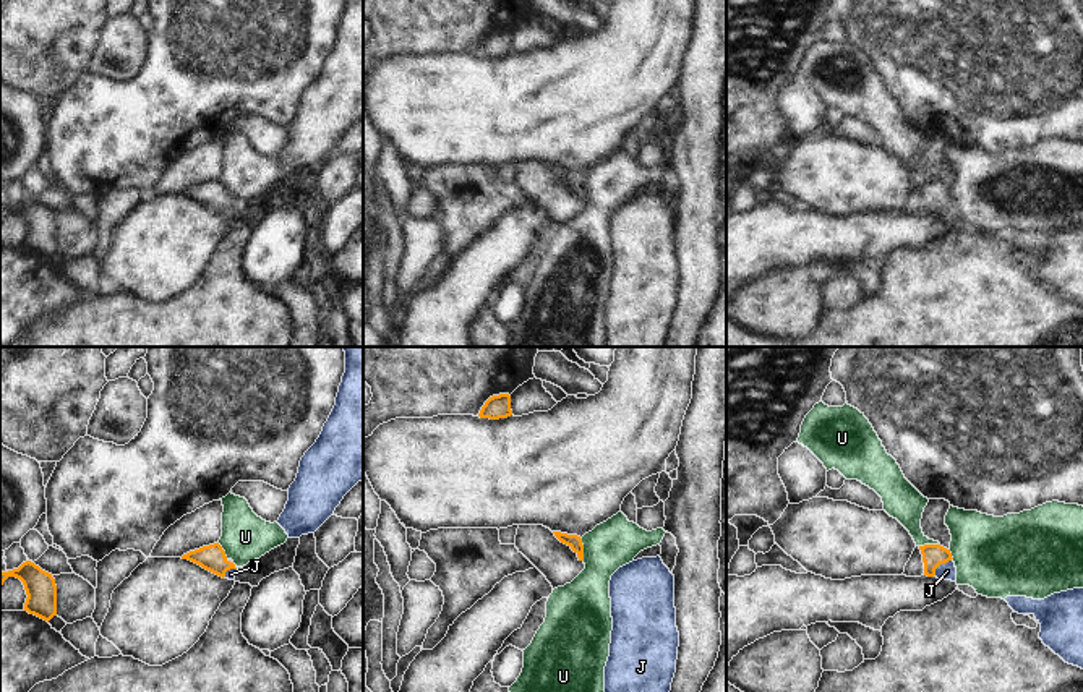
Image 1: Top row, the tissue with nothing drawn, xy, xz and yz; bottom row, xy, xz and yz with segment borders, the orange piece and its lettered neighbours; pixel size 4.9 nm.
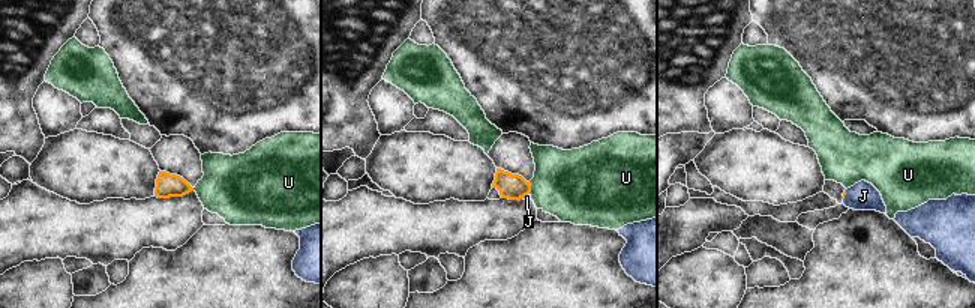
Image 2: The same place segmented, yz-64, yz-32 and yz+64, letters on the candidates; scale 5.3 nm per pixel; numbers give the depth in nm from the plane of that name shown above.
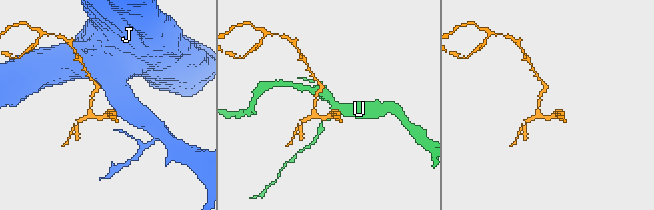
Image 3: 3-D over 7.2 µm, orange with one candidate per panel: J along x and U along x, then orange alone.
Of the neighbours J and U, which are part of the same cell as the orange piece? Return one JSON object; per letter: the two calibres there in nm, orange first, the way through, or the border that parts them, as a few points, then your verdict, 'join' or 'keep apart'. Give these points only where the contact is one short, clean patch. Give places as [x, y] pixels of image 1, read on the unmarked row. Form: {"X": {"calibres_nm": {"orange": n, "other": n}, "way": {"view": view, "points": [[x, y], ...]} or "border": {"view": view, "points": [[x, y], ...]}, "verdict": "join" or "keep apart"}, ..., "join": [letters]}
{"J": {"calibres_nm": {"orange": 110, "other": 90}, "way": {"view": "yz", "points": [[933, 192], [939, 201], [947, 208]]}, "verdict": "join"}, "U": {"calibres_nm": {"orange": 70, "other": 240}, "border": {"view": "xz", "points": [[581, 175], [584, 196]]}, "verdict": "keep apart"}, "join": ["J"]}

